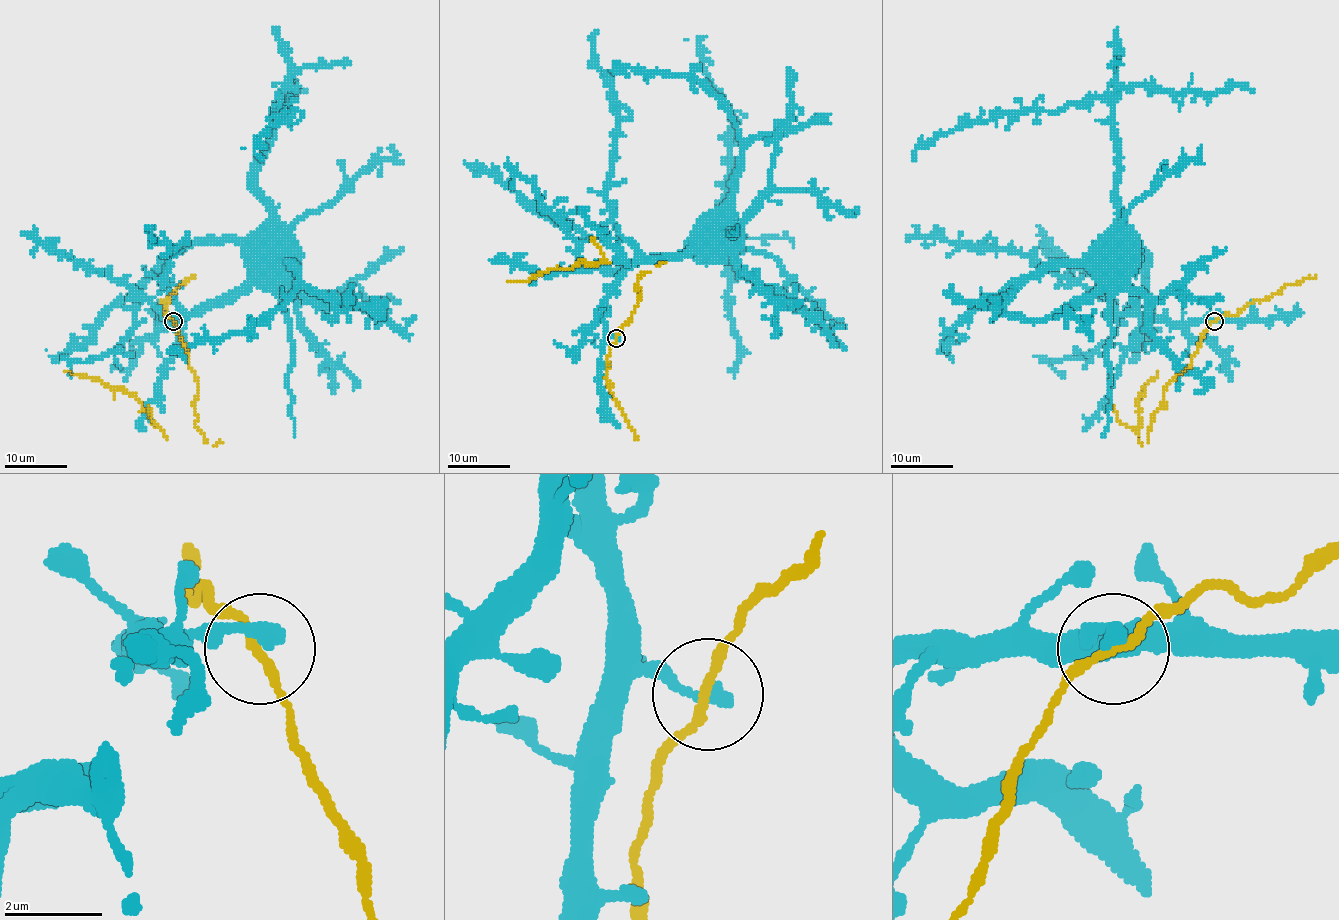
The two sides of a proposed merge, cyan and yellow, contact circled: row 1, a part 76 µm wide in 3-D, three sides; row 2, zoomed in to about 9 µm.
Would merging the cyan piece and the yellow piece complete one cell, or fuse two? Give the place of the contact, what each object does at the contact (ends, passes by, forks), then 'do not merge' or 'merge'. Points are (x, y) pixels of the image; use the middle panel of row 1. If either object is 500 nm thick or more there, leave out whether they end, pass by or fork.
at (616, 338); cyan ends there; yellow passes by; merge

